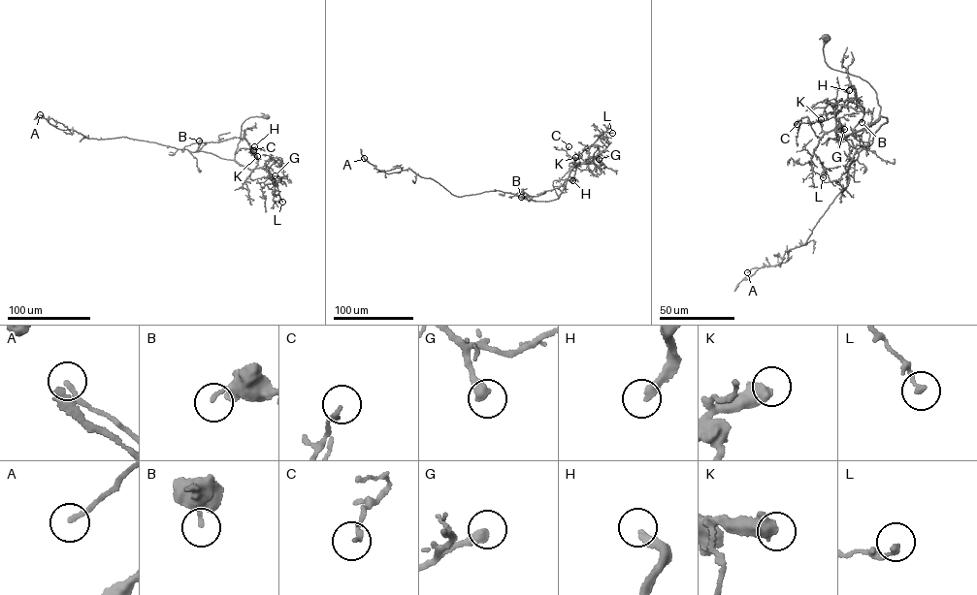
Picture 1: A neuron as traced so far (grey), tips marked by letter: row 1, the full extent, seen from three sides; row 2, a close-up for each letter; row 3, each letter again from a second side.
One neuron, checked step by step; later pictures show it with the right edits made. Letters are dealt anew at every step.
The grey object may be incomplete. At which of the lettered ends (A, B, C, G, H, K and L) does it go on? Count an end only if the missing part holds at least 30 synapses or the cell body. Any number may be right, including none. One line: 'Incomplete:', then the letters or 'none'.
Incomplete: G, H

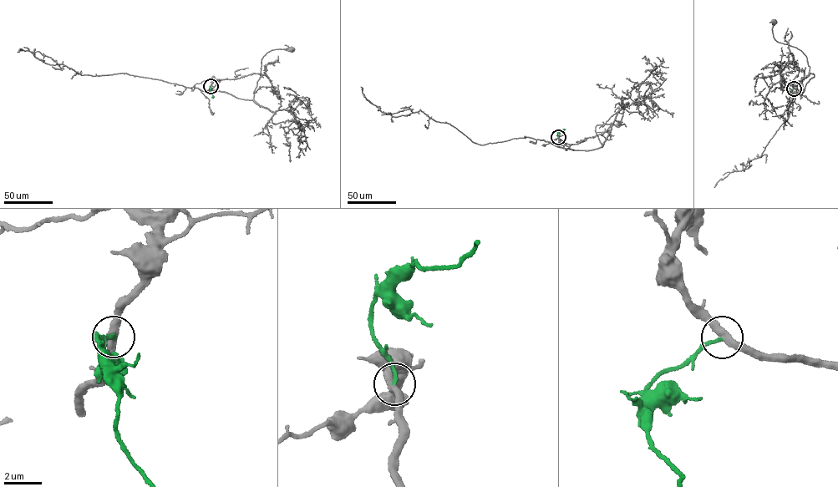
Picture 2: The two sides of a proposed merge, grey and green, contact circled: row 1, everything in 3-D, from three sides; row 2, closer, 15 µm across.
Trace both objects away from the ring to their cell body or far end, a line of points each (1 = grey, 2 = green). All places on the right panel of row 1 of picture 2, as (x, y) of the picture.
1: (794, 88), (804, 88), (814, 74), (809, 73), (807, 58), (801, 51), (775, 40), (772, 28), (774, 22)
2: (794, 88), (790, 91), (793, 99)

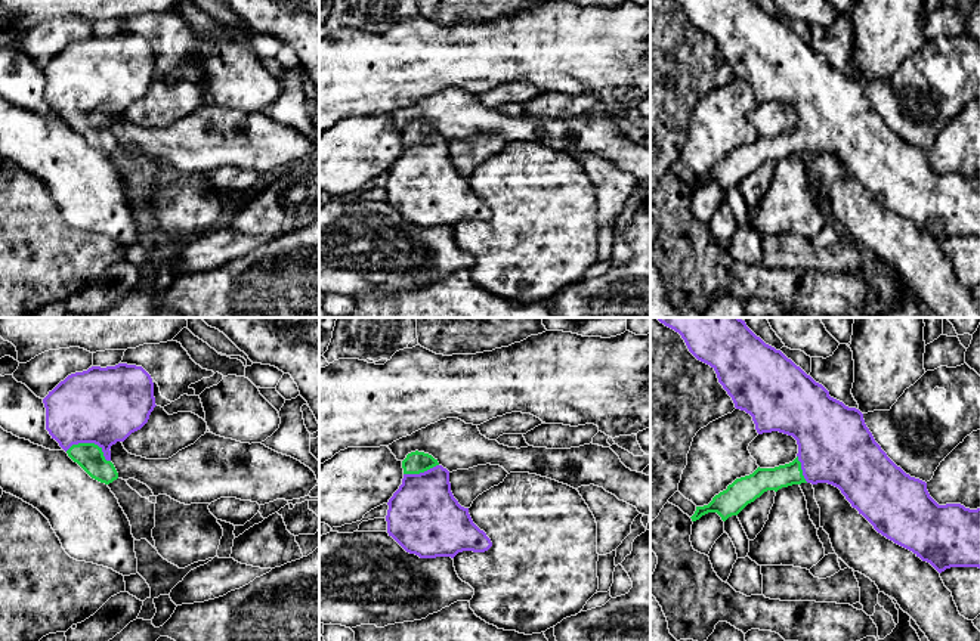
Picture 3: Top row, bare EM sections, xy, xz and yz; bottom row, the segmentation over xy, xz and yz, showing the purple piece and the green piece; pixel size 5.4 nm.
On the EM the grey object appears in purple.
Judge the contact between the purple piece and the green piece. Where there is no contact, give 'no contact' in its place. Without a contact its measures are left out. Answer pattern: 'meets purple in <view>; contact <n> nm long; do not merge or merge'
meets purple in xy; contact 260 nm long; merge

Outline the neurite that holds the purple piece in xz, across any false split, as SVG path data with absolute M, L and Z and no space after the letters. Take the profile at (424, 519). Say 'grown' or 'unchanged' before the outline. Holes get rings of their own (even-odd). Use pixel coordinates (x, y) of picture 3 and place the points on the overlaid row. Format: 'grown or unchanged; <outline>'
grown; M411 452L402 461L404 479L389 499L387 533L406 552L420 558L451 557L458 552L485 552L492 546L491 539L472 520L469 508L458 504L451 492L449 471L438 459L424 452Z

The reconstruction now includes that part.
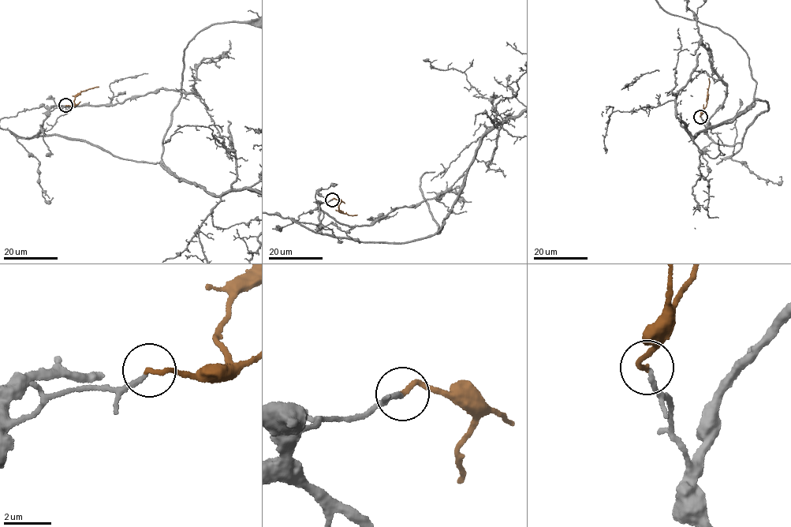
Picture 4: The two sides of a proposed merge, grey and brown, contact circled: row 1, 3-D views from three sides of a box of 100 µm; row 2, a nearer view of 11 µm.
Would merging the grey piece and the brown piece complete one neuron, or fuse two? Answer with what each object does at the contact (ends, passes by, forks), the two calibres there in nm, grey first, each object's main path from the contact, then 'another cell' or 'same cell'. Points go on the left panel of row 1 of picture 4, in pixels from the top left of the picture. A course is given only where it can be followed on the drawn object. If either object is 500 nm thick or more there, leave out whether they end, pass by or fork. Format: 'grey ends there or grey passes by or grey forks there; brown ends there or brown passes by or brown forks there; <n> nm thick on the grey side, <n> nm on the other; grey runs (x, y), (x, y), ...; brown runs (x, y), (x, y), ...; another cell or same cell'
grey ends there; brown ends there; 190 nm thick on the grey side, 190 nm on the other; grey runs (65, 105), (54, 108), (37, 136), (85, 140), (117, 156), (159, 162), (188, 43), (214, 24); brown runs (65, 105), (74, 104), (74, 98), (83, 91), (98, 87); same cell

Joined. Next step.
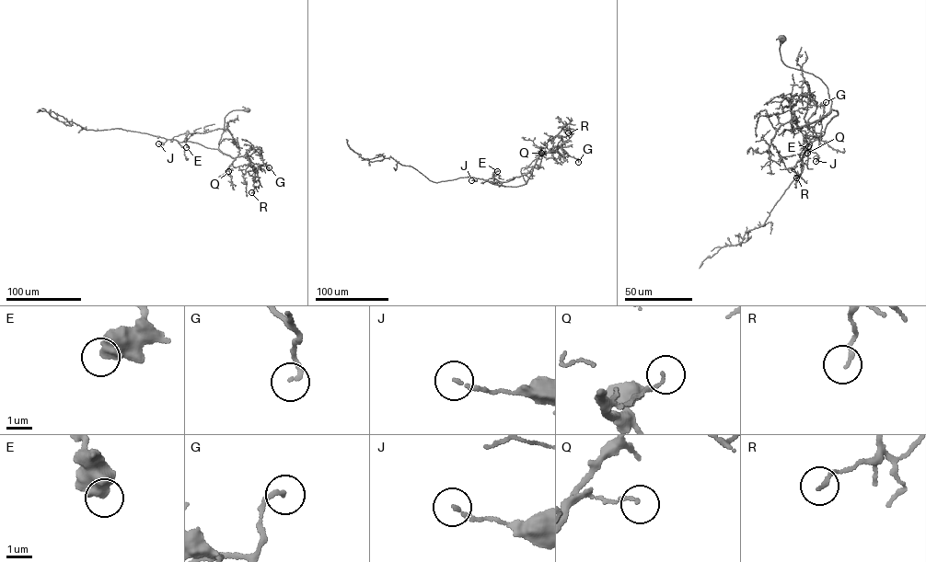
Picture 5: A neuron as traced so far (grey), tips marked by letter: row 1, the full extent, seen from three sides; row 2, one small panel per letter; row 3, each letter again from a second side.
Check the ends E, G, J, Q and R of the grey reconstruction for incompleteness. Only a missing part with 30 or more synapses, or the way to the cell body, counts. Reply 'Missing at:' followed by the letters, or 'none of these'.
Missing at: none of these

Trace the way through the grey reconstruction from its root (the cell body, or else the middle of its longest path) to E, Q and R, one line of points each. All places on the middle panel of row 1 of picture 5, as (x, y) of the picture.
E: (538, 167), (522, 167), (526, 184), (526, 181), (515, 187), (494, 184), (492, 174), (497, 171)
Q: (538, 167), (521, 168), (526, 184), (541, 153)
R: (538, 167), (521, 168), (526, 184), (537, 158), (551, 148), (558, 133), (562, 129), (570, 129), (568, 132)

